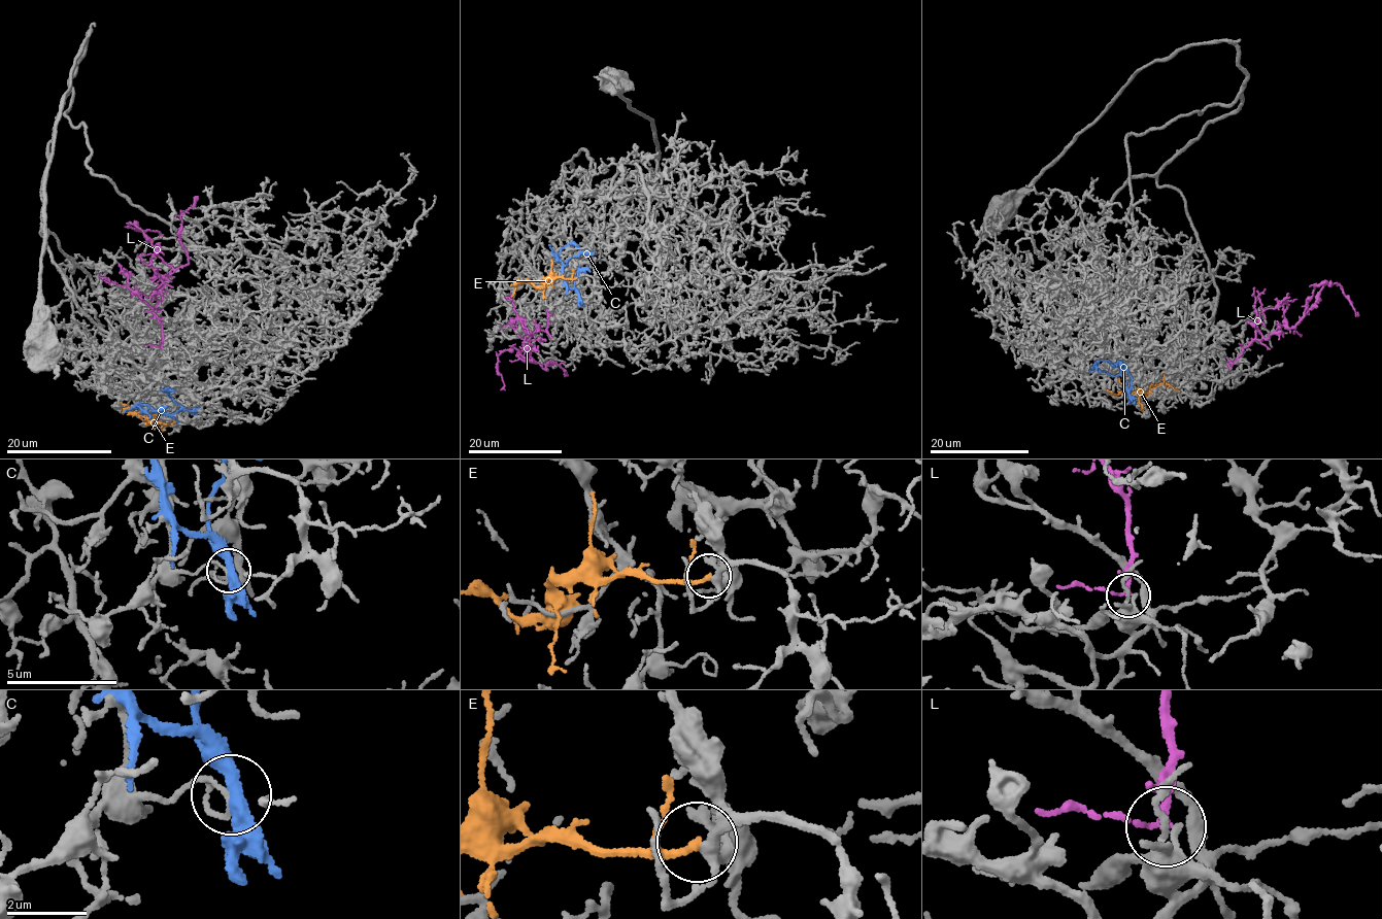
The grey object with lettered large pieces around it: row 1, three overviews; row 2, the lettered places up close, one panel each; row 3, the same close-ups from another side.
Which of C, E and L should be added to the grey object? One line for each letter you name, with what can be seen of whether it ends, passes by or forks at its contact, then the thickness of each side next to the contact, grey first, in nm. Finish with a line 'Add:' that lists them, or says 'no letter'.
Add: no letter

